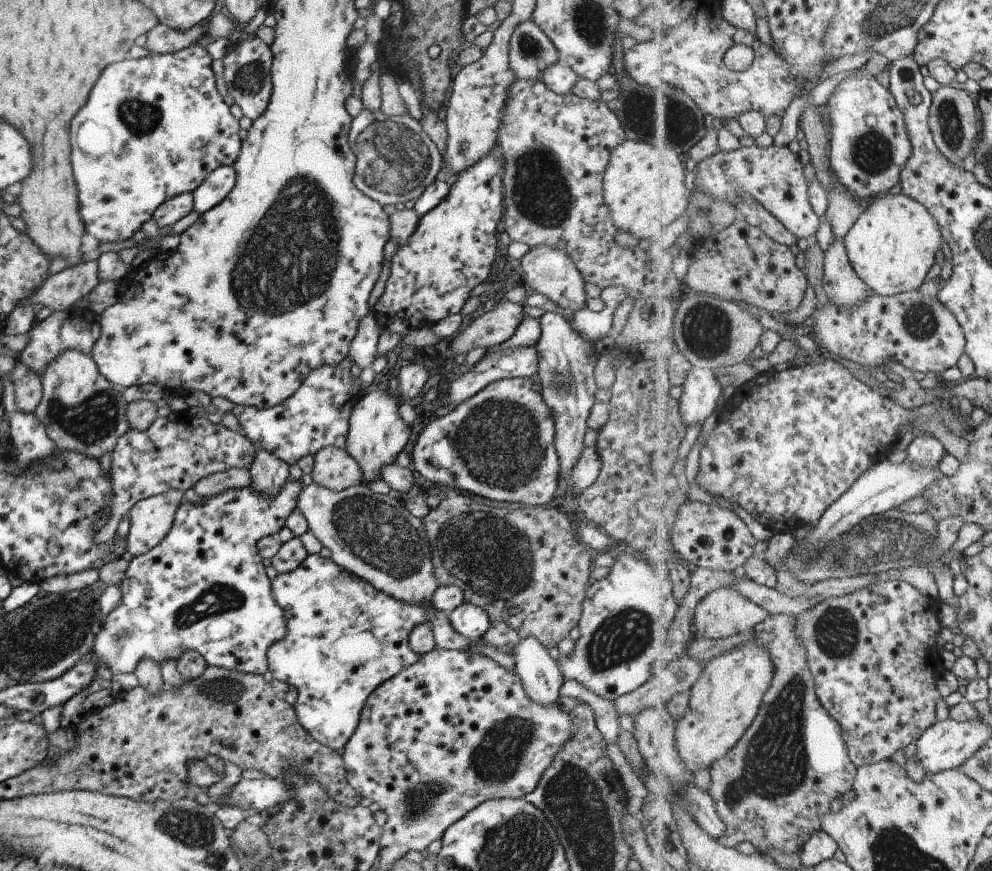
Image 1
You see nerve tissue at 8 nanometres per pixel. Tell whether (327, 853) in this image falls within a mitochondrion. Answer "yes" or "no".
no

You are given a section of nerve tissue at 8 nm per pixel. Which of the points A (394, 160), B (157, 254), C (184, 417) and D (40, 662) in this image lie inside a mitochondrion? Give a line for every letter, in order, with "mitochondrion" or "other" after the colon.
A: mitochondrion
B: other
C: other
D: mitochondrion

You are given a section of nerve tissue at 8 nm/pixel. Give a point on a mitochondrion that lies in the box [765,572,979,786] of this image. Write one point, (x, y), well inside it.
(836, 631)

